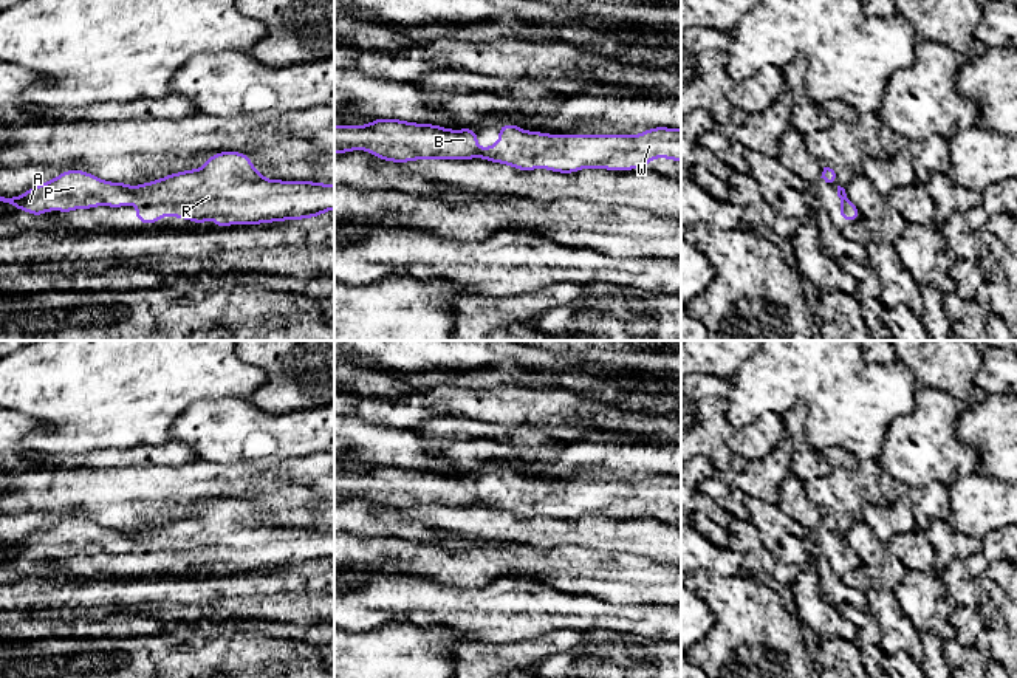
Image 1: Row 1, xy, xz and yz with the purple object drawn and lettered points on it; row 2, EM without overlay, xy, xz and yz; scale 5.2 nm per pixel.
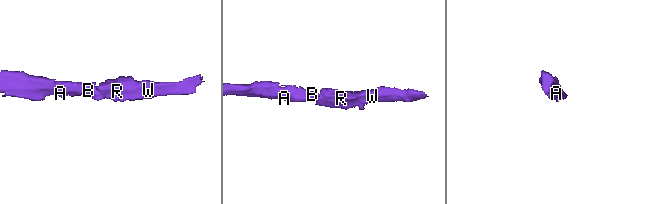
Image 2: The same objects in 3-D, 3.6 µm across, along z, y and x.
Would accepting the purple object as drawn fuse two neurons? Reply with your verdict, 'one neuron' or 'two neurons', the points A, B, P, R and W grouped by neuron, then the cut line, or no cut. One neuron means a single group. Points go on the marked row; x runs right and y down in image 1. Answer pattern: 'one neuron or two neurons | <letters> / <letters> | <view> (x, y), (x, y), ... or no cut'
one neuron | A B P R W | no cut

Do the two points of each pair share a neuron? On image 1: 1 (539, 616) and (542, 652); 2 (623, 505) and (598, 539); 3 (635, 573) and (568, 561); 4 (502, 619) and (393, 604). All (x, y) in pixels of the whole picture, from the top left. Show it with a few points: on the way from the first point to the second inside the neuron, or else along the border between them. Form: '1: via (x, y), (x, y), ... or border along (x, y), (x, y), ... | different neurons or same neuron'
1: border along (558, 630), (505, 643) | different neurons
2: border along (621, 517), (579, 516), (576, 519) | different neurons
3: via (618, 573), (585, 570) | same neuron
4: via (475, 613), (446, 606), (420, 604) | same neuron

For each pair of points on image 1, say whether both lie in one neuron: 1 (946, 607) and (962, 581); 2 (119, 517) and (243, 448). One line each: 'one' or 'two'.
1: one
2: two

